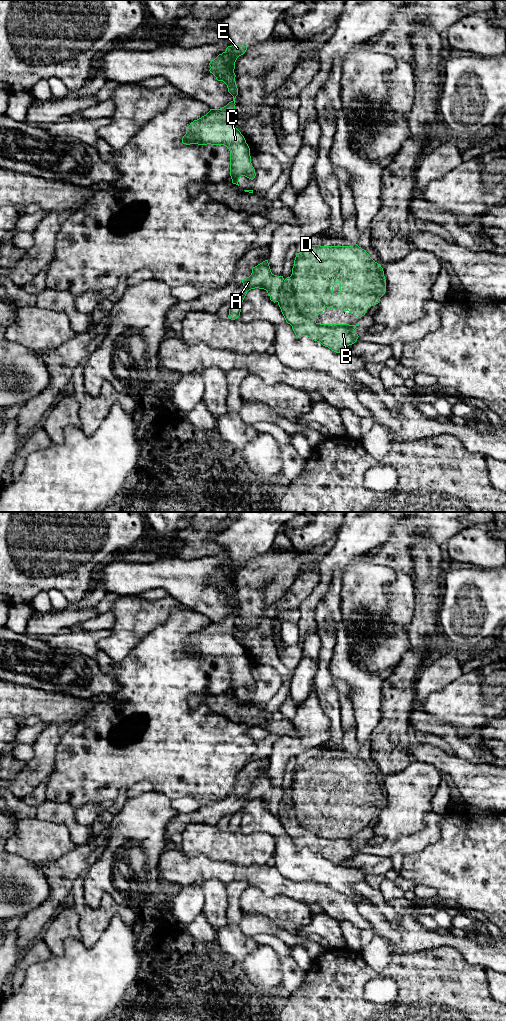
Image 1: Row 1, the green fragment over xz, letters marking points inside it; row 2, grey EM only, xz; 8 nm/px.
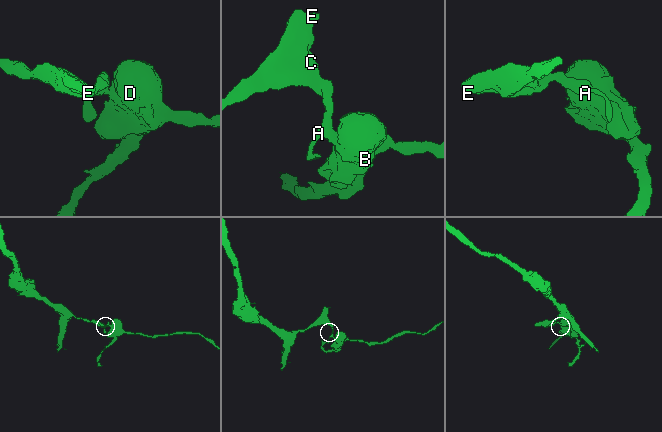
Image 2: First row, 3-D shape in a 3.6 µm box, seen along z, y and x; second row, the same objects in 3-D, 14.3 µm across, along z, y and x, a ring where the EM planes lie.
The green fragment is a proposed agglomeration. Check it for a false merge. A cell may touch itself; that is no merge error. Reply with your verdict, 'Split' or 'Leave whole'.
Split

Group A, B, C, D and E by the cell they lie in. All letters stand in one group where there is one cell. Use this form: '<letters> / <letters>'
A C E / B D

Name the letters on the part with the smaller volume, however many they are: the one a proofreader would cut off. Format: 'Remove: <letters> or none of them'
Remove: B, D

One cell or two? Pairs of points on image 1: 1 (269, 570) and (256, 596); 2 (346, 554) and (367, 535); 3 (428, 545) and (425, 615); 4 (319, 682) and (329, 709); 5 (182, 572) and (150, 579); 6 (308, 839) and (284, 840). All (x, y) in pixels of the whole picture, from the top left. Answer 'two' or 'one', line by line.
1: one
2: one
3: one
4: one
5: one
6: two

